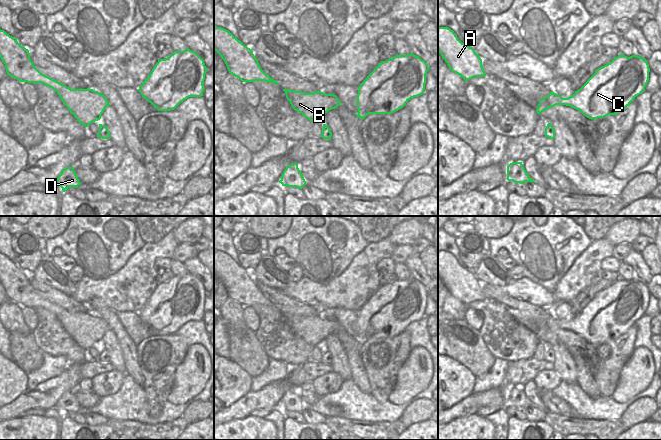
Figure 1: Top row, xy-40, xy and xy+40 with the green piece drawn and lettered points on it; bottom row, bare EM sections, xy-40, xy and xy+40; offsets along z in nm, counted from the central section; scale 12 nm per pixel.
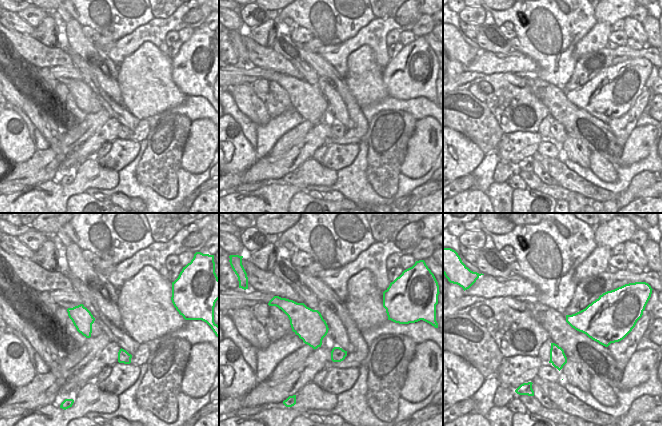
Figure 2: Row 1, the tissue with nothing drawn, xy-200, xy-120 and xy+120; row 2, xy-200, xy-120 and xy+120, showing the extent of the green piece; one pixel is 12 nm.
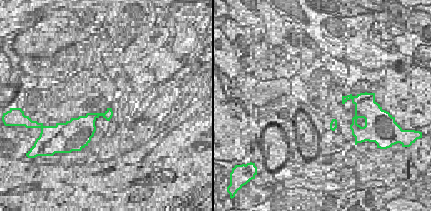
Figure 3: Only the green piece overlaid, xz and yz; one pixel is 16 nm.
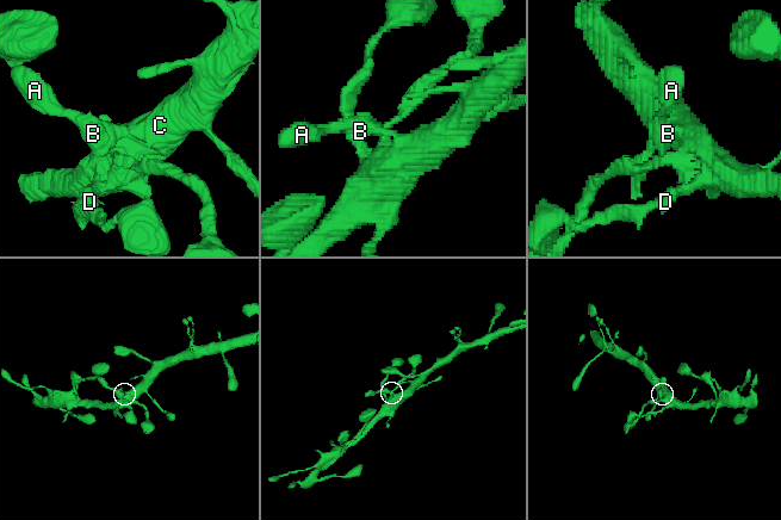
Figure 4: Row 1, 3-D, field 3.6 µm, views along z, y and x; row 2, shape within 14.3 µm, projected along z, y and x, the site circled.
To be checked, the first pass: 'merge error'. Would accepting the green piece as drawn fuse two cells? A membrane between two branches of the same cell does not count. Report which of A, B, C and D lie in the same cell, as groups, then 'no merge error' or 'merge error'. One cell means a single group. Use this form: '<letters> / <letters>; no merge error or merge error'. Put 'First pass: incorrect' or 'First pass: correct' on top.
First pass: incorrect
A B C D; no merge error

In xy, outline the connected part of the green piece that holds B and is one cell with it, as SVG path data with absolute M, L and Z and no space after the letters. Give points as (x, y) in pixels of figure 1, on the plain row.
M283 313L283 315L293 333L312 346L322 344L329 334L341 329L336 319L326 318L319 314L313 317L288 313Z

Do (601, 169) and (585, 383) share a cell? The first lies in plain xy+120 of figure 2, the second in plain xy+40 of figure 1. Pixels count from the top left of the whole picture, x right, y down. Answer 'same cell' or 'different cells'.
same cell

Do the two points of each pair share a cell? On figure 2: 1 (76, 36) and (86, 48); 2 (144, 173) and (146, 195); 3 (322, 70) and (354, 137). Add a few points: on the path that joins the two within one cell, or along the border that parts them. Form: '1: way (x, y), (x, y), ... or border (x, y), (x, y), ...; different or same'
1: way (77, 39), (83, 45); same
2: border (137, 164), (136, 180), (165, 198); different
3: border (353, 127), (362, 137); different

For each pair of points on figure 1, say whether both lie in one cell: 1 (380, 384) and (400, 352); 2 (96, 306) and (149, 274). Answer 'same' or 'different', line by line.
1: same
2: different

